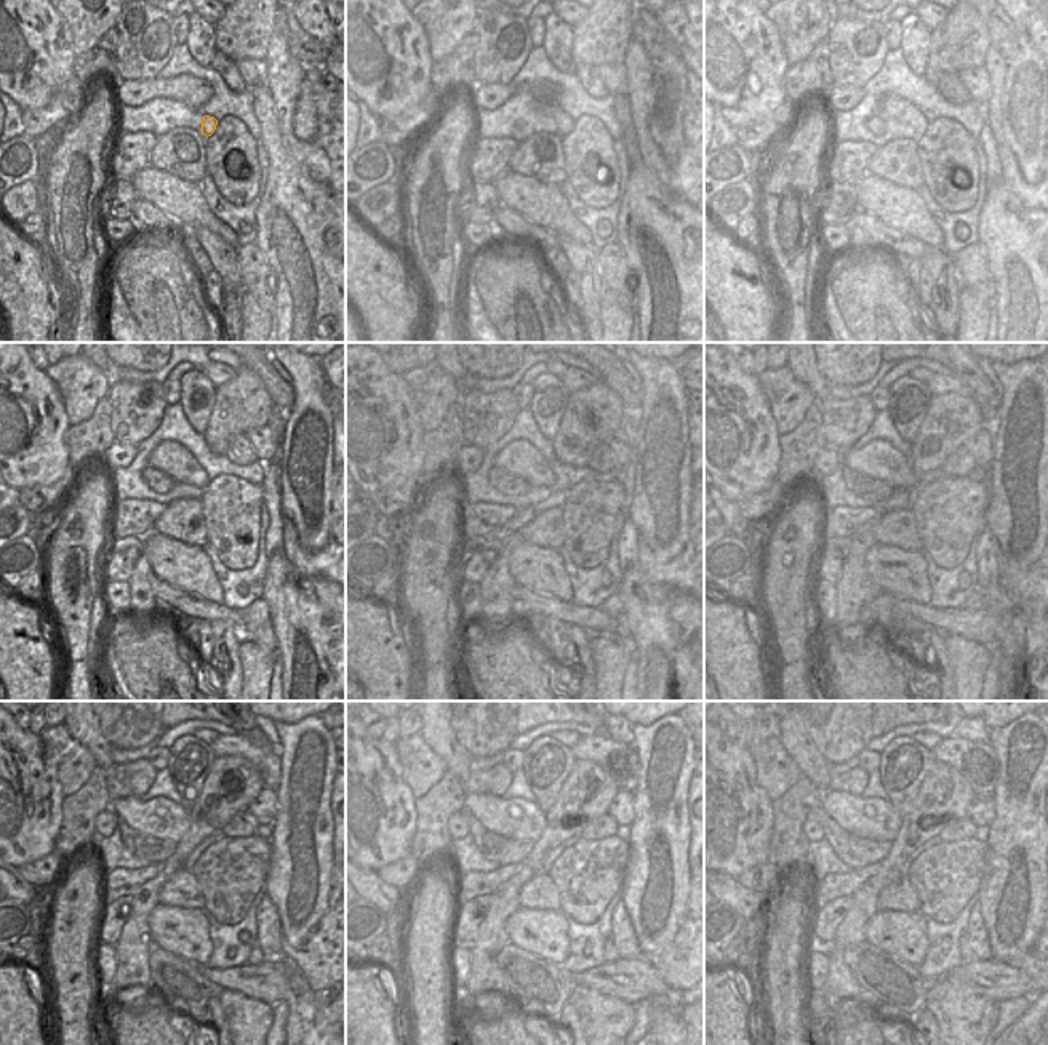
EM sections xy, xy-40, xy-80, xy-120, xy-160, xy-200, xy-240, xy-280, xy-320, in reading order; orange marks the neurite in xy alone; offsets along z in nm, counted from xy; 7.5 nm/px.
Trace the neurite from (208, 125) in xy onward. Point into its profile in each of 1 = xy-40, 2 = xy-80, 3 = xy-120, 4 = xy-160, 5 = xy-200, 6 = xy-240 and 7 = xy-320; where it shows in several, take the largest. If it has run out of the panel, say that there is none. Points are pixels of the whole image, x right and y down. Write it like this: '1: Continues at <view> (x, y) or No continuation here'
1: Continues at xy-40 (564, 122)
2: Continues at xy-80 (898, 108)
3: Continues at xy-120 (172, 458)
4: Continues at xy-160 (519, 458)
5: Continues at xy-200 (879, 460)
6: Continues at xy-240 (160, 818)
7: Continues at xy-320 (874, 818)

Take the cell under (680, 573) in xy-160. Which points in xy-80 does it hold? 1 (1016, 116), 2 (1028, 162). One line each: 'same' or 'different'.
1: different
2: different

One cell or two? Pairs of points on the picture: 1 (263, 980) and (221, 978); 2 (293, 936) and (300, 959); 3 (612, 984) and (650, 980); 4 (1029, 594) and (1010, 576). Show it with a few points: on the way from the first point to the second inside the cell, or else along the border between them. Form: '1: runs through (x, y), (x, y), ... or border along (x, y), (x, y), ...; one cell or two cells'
1: runs through (253, 980), (231, 978); one cell
2: border along (322, 917), (316, 930), (303, 943), (284, 943); two cells
3: runs through (621, 980), (640, 980); one cell
4: runs through (1024, 589), (1015, 581); one cell

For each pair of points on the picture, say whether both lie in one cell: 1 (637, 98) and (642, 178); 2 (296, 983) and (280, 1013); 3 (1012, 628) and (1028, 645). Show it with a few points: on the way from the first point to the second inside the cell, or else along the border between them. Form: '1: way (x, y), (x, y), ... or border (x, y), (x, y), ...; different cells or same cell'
1: border (642, 164), (668, 191); different cells
2: border (287, 1002), (288, 1013), (284, 1028); different cells
3: way (1016, 632), (1024, 640); same cell

